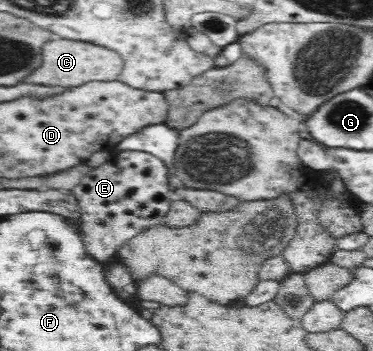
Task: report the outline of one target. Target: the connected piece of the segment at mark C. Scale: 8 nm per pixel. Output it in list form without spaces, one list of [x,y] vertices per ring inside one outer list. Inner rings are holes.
[[[56,38],[58,41],[46,42],[42,49],[44,59],[38,69],[33,69],[30,75],[22,78],[24,83],[34,85],[46,85],[48,87],[60,86],[64,89],[78,87],[88,81],[116,81],[122,71],[122,59],[114,55],[114,51],[108,51],[98,45],[90,43],[78,43],[68,39]]]

